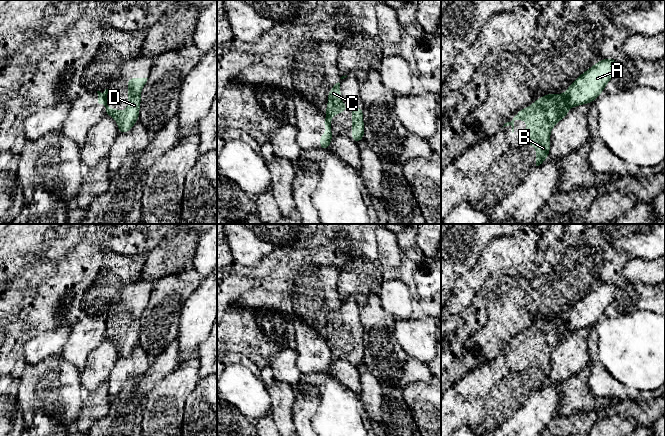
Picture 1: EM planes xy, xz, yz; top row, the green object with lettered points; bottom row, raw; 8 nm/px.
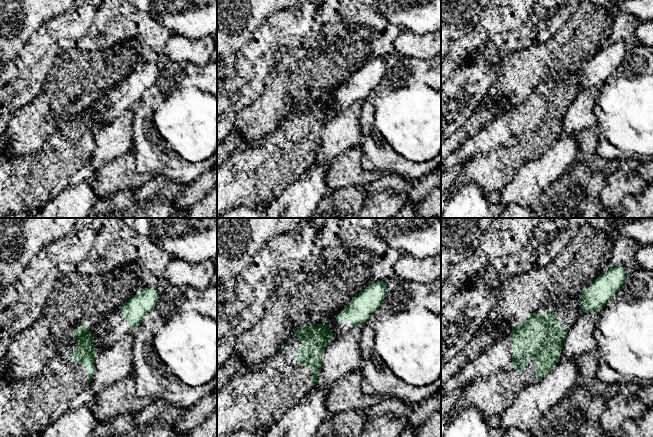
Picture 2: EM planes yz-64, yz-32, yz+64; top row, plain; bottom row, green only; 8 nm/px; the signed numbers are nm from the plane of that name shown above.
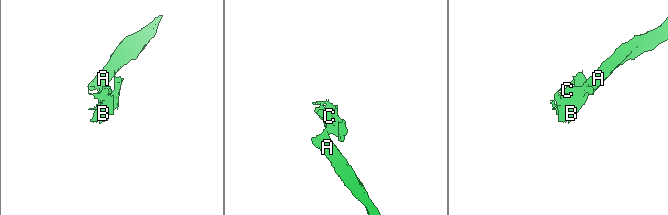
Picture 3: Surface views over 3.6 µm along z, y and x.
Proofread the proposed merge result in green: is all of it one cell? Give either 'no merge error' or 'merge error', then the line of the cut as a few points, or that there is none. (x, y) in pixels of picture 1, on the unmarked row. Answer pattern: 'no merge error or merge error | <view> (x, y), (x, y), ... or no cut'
merge error | yz (565, 318), (568, 328)

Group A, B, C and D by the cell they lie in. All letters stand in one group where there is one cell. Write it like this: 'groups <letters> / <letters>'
groups A / B C D

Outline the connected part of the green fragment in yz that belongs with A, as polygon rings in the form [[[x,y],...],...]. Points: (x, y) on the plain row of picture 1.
[[[613,282],[600,284],[574,304],[566,313],[566,326],[571,331],[592,327],[615,299],[618,287]]]

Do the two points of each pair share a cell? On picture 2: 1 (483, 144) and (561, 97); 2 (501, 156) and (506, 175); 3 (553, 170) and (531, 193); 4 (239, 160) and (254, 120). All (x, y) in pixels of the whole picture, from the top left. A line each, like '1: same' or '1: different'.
1: same
2: same
3: same
4: different

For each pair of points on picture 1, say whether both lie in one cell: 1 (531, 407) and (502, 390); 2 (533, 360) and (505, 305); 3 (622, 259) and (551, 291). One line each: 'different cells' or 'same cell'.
1: different cells
2: different cells
3: same cell

